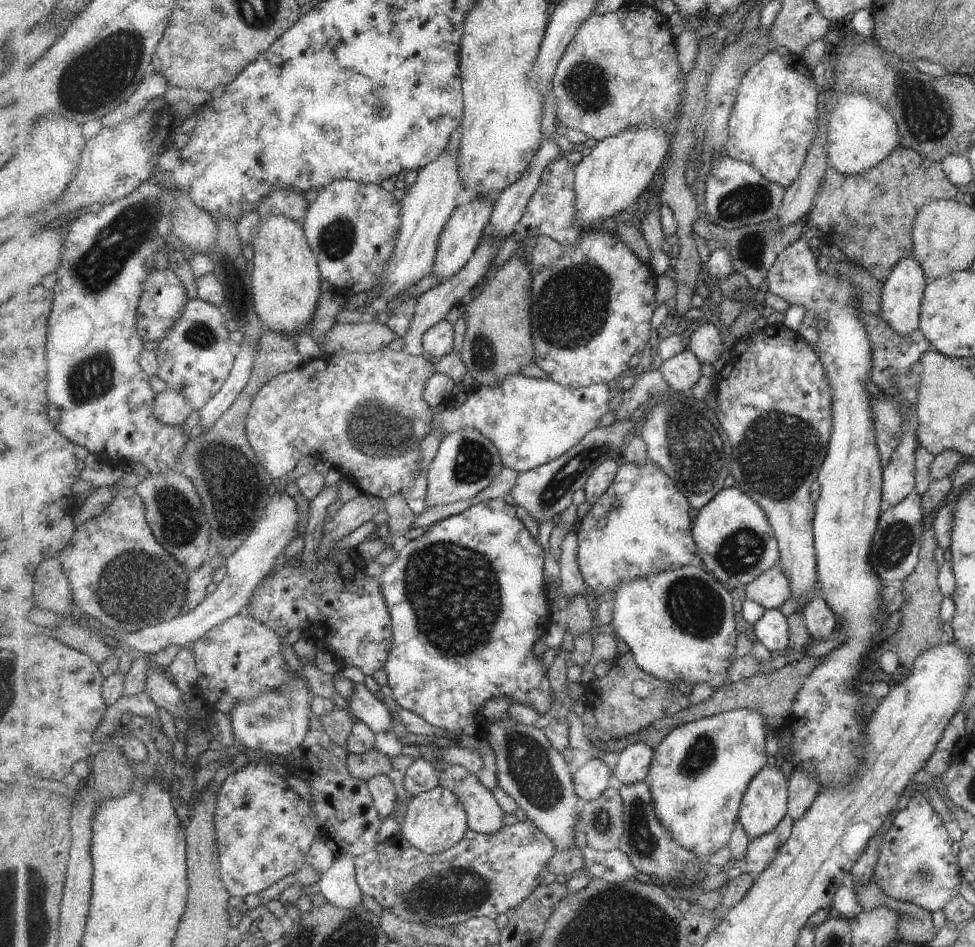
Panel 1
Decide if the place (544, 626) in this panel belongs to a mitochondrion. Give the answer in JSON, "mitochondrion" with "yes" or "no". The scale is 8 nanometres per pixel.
{"mitochondrion":"no"}

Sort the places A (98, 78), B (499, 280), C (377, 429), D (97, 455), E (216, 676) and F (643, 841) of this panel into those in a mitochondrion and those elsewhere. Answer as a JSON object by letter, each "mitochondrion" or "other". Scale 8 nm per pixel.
{"A":"mitochondrion","B":"other","C":"mitochondrion","D":"other","E":"other","F":"mitochondrion"}

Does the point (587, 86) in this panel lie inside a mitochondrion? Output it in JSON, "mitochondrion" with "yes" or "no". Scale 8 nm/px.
{"mitochondrion":"yes"}

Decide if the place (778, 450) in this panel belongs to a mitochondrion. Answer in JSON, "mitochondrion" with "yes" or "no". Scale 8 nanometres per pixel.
{"mitochondrion":"yes"}

